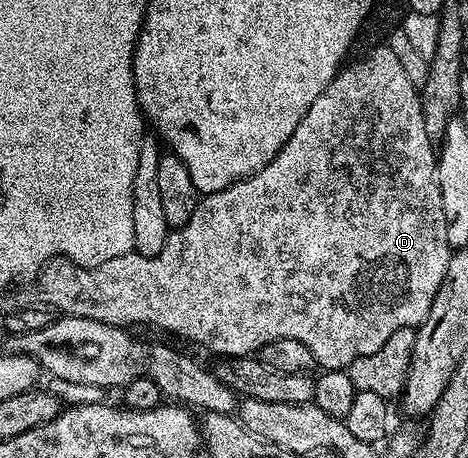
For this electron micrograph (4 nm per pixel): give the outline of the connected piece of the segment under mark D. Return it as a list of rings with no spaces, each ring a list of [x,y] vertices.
[[[389,48],[373,49],[363,60],[351,65],[346,64],[338,70],[329,85],[311,103],[307,115],[295,127],[291,139],[283,143],[279,155],[267,163],[255,175],[237,181],[223,191],[206,193],[198,200],[191,219],[181,229],[170,232],[163,243],[163,251],[154,257],[144,257],[136,251],[119,255],[119,259],[107,259],[94,269],[84,269],[65,257],[52,257],[37,275],[35,288],[36,300],[40,304],[67,317],[95,319],[99,323],[133,327],[138,321],[141,325],[158,325],[177,337],[186,337],[213,353],[226,357],[248,357],[260,354],[265,344],[277,339],[297,339],[310,348],[314,362],[322,370],[348,370],[355,359],[379,351],[391,335],[400,329],[417,329],[427,319],[432,300],[447,275],[451,247],[447,243],[447,219],[443,215],[443,195],[439,195],[437,182],[437,154],[435,143],[423,127],[423,107],[418,86],[407,79],[402,64]]]

